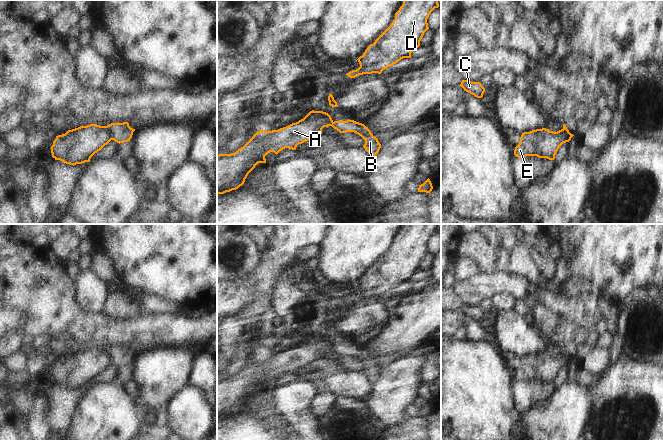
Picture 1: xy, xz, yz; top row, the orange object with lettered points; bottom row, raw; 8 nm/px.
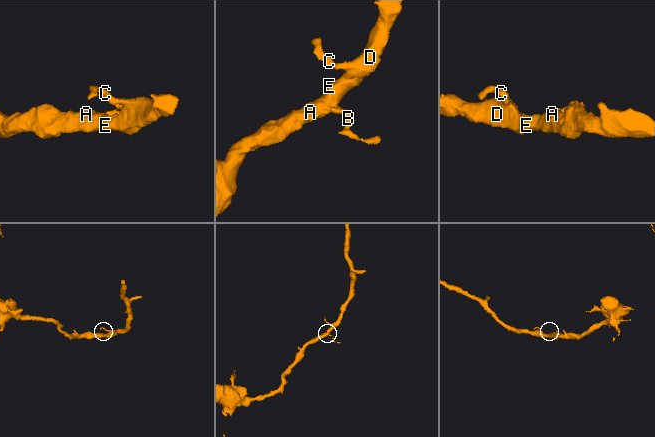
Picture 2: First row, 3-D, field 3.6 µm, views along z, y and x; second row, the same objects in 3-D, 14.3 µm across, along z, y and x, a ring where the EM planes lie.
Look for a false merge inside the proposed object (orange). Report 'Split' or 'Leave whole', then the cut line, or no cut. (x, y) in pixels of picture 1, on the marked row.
Split. Split along xy (106, 126), (111, 139).

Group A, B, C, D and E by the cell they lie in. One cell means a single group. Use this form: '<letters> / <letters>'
A C D E / B

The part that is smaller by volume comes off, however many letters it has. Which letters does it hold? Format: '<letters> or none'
B

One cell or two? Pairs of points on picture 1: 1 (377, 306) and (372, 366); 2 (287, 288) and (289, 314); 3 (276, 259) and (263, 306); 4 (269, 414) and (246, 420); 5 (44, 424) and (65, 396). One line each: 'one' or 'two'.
1: two
2: one
3: two
4: two
5: two

